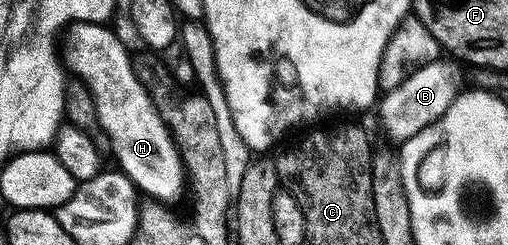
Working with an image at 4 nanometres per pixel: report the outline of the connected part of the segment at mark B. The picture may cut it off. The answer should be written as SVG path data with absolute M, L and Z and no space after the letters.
M439 60L424 64L424 68L414 72L404 84L400 84L400 88L387 90L381 95L376 111L378 110L385 128L392 137L398 138L397 140L405 140L416 136L416 132L440 120L440 116L444 116L444 112L448 112L450 105L458 99L460 93L458 69L460 66L457 61L446 61L450 62Z

